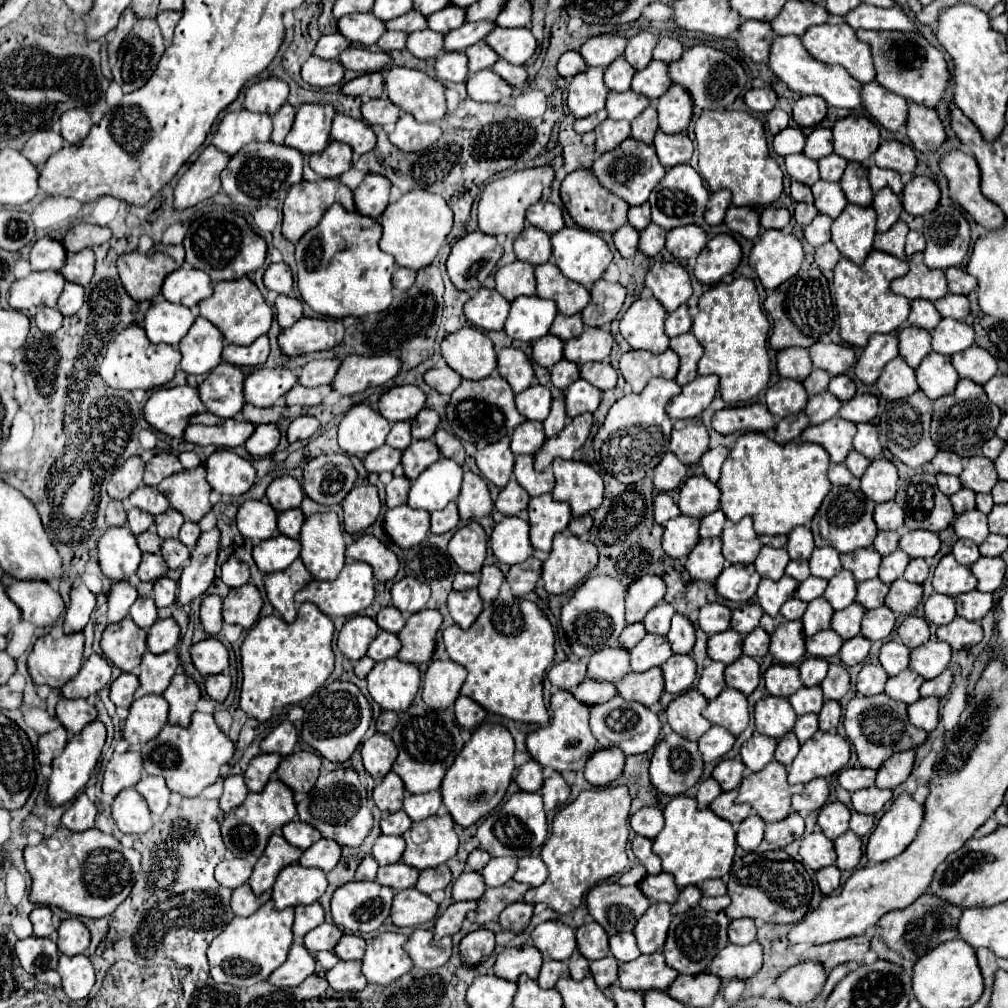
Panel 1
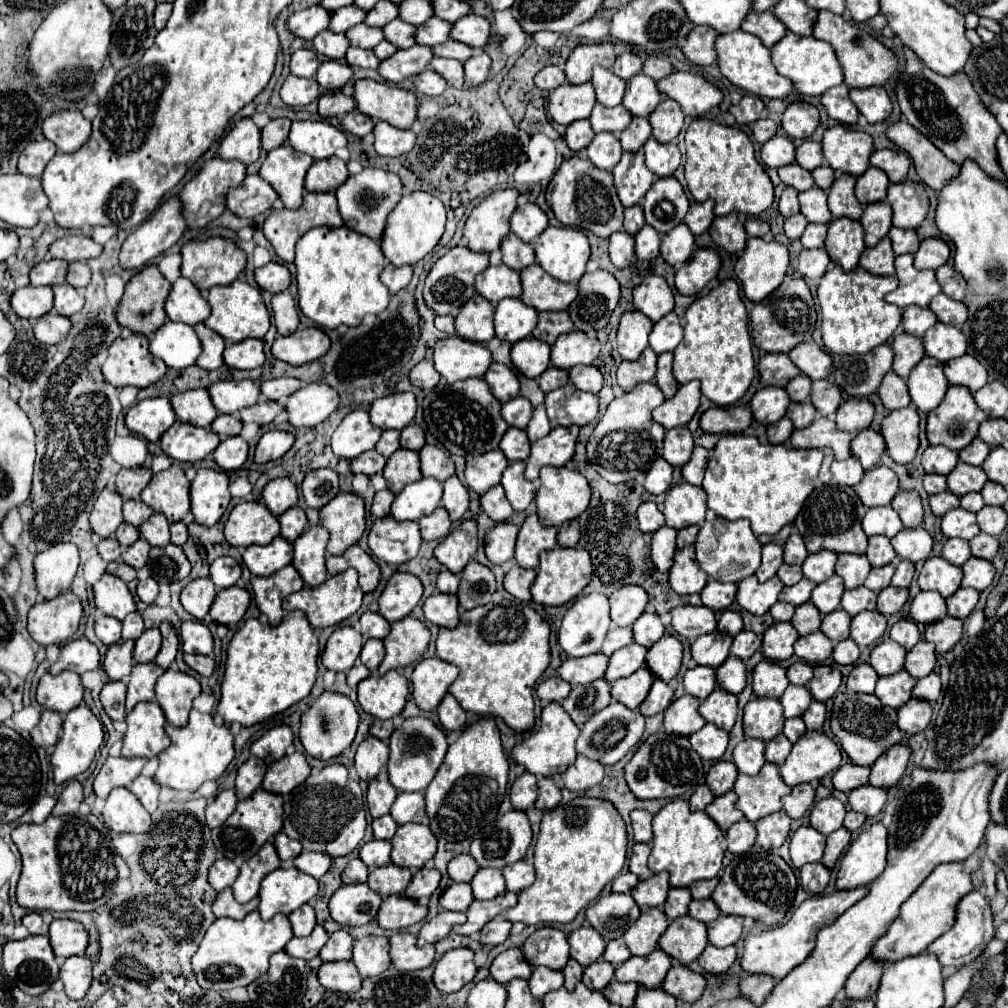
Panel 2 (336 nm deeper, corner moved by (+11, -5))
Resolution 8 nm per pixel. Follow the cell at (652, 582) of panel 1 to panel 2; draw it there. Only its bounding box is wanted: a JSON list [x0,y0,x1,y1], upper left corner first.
[609,586,647,628]

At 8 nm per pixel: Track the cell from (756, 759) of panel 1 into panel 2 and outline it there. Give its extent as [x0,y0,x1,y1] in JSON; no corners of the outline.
[733,738,765,776]

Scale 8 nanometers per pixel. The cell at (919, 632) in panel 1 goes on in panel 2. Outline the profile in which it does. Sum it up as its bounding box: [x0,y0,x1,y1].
[889,620,921,650]

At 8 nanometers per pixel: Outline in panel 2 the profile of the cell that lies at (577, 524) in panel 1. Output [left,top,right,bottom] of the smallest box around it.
[557,520,579,546]

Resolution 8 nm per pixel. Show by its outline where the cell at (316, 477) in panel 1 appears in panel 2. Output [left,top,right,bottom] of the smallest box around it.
[301,468,339,508]

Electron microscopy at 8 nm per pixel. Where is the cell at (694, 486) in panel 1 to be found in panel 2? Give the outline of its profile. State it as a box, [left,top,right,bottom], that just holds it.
[663,482,707,528]

